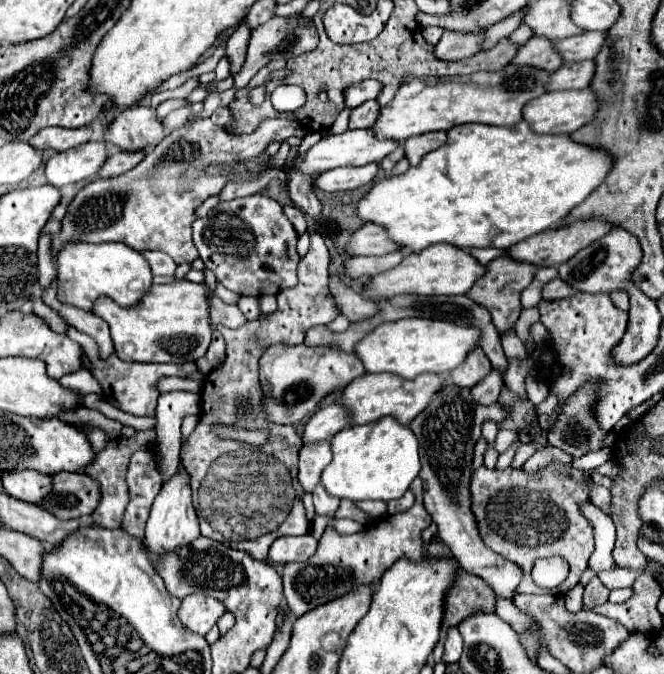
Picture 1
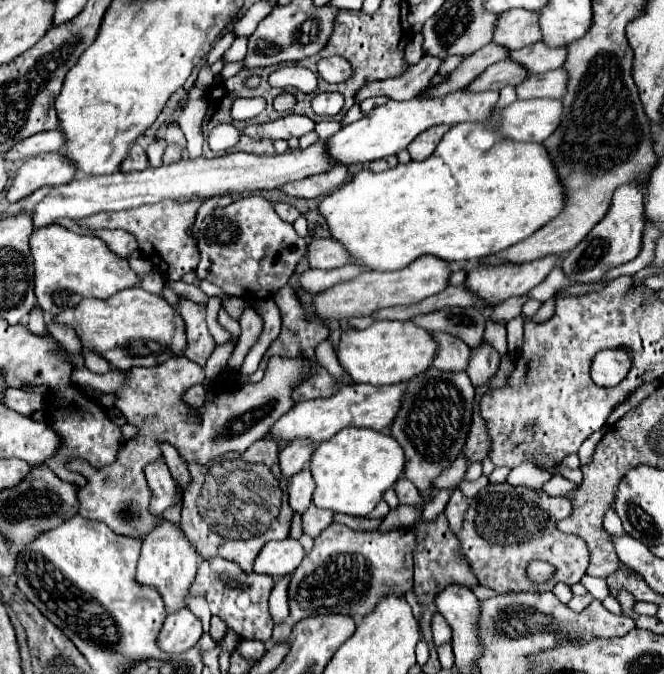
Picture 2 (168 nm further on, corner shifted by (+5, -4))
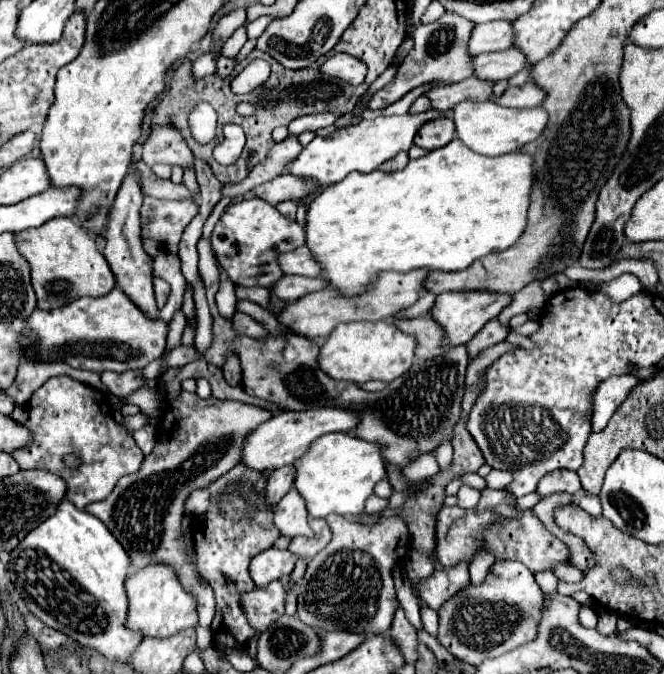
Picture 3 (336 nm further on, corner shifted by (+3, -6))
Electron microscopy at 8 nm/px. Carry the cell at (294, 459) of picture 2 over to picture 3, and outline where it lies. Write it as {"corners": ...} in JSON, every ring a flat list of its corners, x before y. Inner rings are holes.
{"corners":[[293,465,281,467,281,469,277,469,275,473,271,473,269,479,267,479,265,505,269,505,269,507,277,505,277,503,283,499,283,495,293,487,293,479,295,479,295,469,293,469]]}

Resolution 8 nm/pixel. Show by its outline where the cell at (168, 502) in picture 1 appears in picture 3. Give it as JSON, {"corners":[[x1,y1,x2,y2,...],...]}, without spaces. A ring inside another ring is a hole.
{"corners":[[149,565,149,567,135,571,135,575,131,579,127,579,125,591,127,591,127,599,129,599,125,627,135,633,141,633,143,639,147,639,147,637,165,639,183,629,195,627,195,623,197,623,195,597,183,589,175,571,167,565]]}

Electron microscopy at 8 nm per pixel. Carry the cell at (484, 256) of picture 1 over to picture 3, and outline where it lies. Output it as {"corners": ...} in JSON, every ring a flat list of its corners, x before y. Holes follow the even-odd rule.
{"corners":[[423,293,419,300,413,306,401,311,399,315,394,316,394,319,415,318,426,314,428,310,433,306,435,298,436,295,434,293]]}

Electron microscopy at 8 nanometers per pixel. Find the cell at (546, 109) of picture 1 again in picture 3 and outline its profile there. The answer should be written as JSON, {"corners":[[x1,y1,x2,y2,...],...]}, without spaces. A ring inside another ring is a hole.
{"corners":[[463,101,463,103,455,105,453,115,455,115,457,137,471,151,475,151,479,155,489,155,489,157,519,151,525,143,535,141,547,125,547,111,543,107,509,109,509,107,501,107,497,103,491,103,491,101,483,101,483,103]]}

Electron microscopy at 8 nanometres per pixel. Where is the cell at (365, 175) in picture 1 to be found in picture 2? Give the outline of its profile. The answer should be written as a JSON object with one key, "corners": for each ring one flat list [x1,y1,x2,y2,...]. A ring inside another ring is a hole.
{"corners":[[343,165,333,167,329,173,321,173,321,175,311,175,307,179,301,181,293,181,283,185,283,193,291,195,291,197,321,197,331,193,333,189,339,189,343,185,343,181,347,179,347,169]]}

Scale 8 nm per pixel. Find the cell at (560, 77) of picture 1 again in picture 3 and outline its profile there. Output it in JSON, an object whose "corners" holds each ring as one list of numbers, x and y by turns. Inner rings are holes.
{"corners":[[525,83,521,87,507,87,503,95,491,95,491,101,503,105,503,107,515,107,515,109,523,109,523,107,535,107,543,101,545,93,533,83]]}

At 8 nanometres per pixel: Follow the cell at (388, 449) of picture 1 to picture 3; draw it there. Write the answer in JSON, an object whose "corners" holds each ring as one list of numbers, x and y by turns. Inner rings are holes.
{"corners":[[327,433,295,463,295,489,305,499,309,517,327,517,329,513,355,517,365,511,365,501,377,481,387,473,387,461,379,445,357,439,351,433]]}

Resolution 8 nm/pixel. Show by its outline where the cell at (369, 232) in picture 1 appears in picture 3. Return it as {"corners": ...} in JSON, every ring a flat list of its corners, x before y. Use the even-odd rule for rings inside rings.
{"corners":[[299,247,295,251,279,255,279,267,283,267,285,275,303,275,303,277,319,277,321,267,315,259,311,259,311,253,307,247]]}

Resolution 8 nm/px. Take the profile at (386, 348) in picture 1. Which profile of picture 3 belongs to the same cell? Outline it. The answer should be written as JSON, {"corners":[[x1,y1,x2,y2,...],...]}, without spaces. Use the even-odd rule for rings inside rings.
{"corners":[[389,321,341,323,321,343,317,363,331,379,337,379,337,381,351,381,361,385,371,379,379,379,389,383,411,369,413,349,415,349,415,339,399,331]]}

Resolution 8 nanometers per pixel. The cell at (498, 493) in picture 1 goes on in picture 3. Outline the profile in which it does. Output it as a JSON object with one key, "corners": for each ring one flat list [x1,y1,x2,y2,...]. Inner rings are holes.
{"corners":[[483,489,477,507,459,509,459,507,443,507,437,515,435,529,435,557,443,567,457,565,463,559,473,561,479,549,489,547,497,559,517,559,531,571,551,571,553,565,569,561,567,547,551,535,543,523,533,515,531,509,517,511,515,499,507,491],[479,535,481,545,479,545]]}

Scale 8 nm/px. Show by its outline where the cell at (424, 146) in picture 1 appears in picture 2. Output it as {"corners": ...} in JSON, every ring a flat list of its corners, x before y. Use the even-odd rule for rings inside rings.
{"corners":[[437,125,437,127,427,129,425,133,421,133,421,135,413,141,413,145,409,145,409,149,407,149,409,155,411,155,411,159,413,159,413,161,421,161,421,159,429,157,429,155,435,151,435,147,439,145,439,141,441,141,441,137,445,135,447,129,449,129,447,125]]}

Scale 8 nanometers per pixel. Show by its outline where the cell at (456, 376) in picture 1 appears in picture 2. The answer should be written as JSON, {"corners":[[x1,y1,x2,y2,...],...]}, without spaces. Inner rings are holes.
{"corners":[[433,333,433,337,439,343,439,351,437,351,433,365,437,369,449,371,449,373,465,371,467,365,469,365,471,349,463,341,459,341,457,337,447,335,447,333]]}

